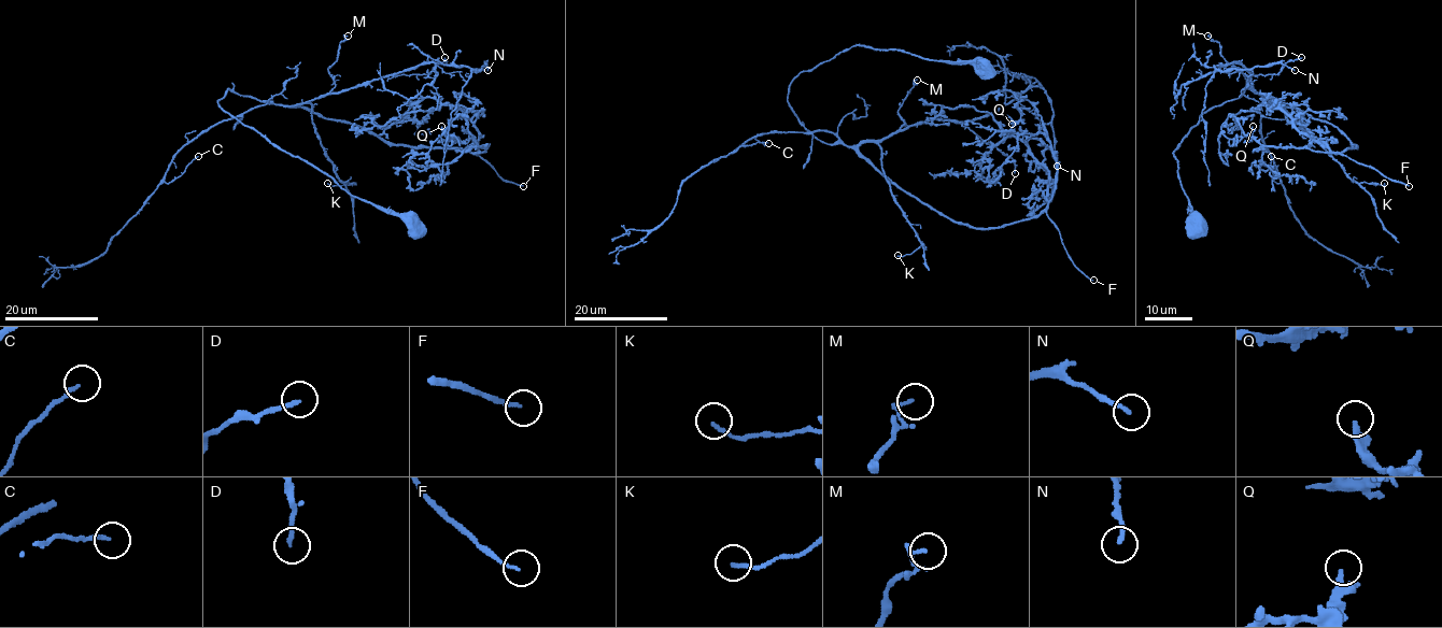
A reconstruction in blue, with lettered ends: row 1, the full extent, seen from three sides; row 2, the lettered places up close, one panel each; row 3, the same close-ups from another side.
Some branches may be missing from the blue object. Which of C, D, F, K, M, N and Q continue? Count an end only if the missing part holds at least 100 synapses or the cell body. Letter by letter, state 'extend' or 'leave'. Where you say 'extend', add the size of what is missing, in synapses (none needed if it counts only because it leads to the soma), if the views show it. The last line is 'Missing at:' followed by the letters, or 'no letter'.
C: leave
D: leave
F: extend; about 150 synapses
K: leave
M: leave
N: leave
Q: leave
Missing at: F

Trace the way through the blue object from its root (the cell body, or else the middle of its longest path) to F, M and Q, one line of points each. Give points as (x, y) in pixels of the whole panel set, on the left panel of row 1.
F: (416, 225), (350, 196), (217, 101), (230, 88), (308, 108), (394, 144), (467, 148), (523, 186)
M: (416, 225), (350, 196), (218, 105), (229, 88), (280, 105), (325, 96), (335, 86), (328, 68), (348, 36)
Q: (416, 225), (350, 196), (217, 101), (230, 88), (404, 146), (484, 151), (462, 114), (451, 137), (441, 126)

